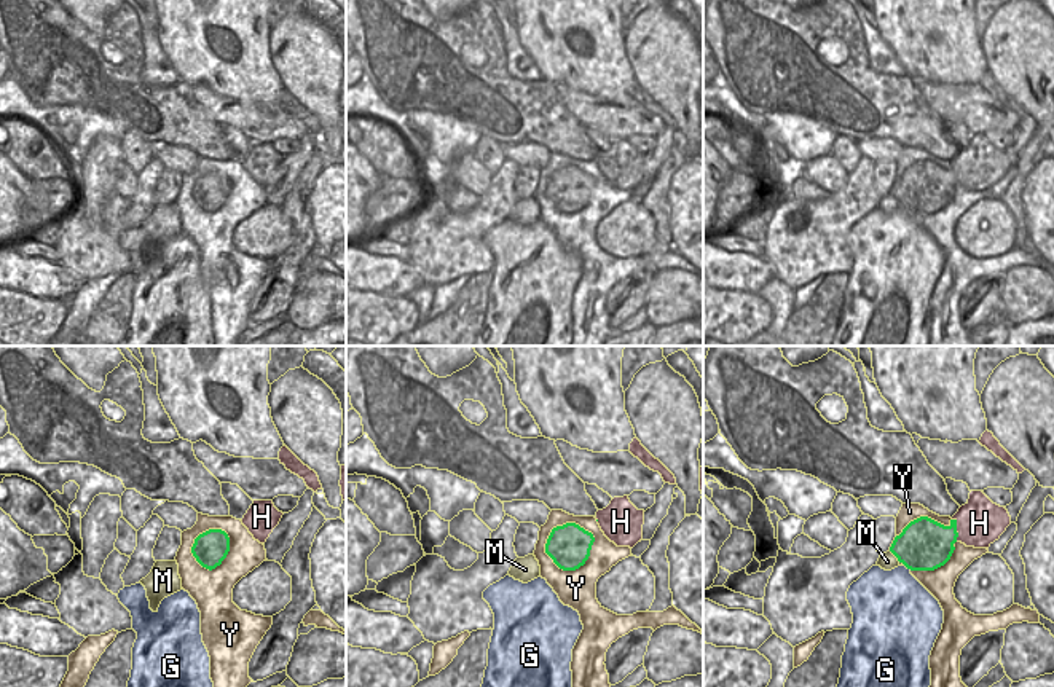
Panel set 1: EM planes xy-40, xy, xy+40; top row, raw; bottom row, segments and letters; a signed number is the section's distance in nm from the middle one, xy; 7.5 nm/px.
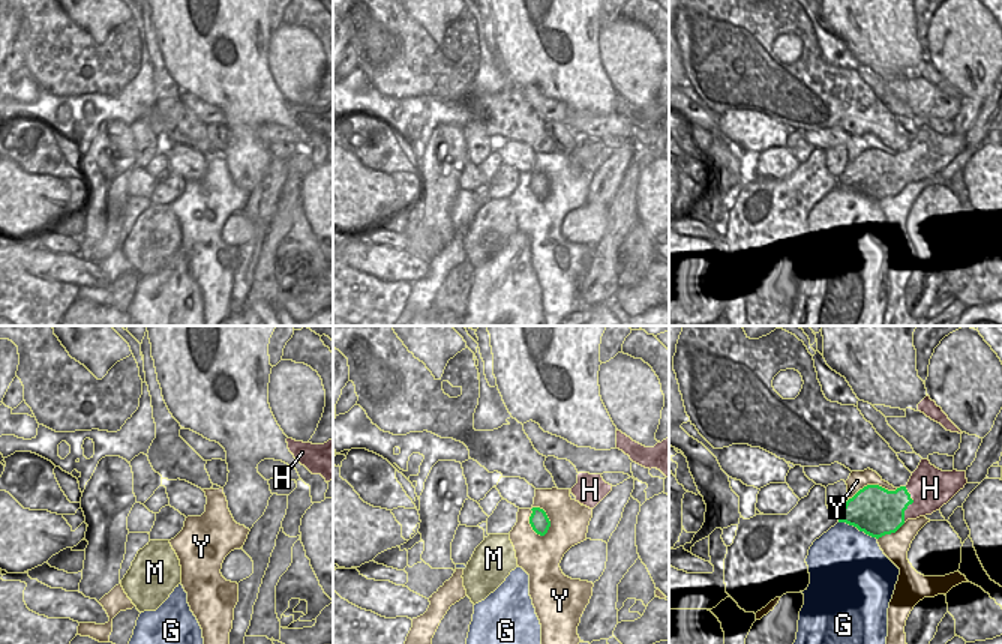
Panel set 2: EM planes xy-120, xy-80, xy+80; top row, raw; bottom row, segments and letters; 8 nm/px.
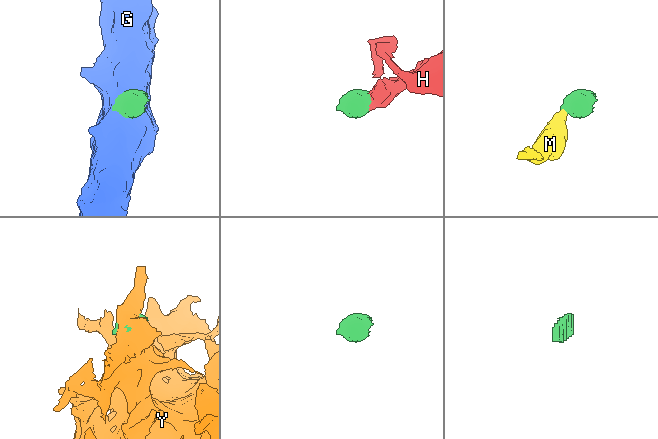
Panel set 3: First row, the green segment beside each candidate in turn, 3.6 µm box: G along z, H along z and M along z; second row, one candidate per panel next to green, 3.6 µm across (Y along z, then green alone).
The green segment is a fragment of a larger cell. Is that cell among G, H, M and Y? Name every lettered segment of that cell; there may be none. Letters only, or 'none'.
M

